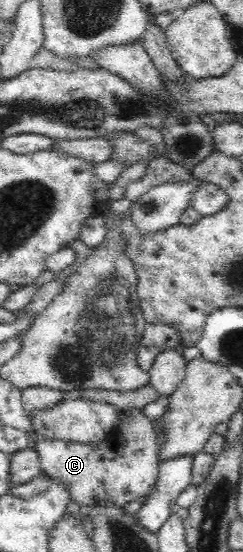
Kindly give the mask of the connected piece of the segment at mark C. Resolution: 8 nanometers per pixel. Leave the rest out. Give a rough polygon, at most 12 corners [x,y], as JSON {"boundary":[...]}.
{"boundary":[[153,422],[97,447],[40,439],[42,474],[80,507],[124,507],[155,488]]}

